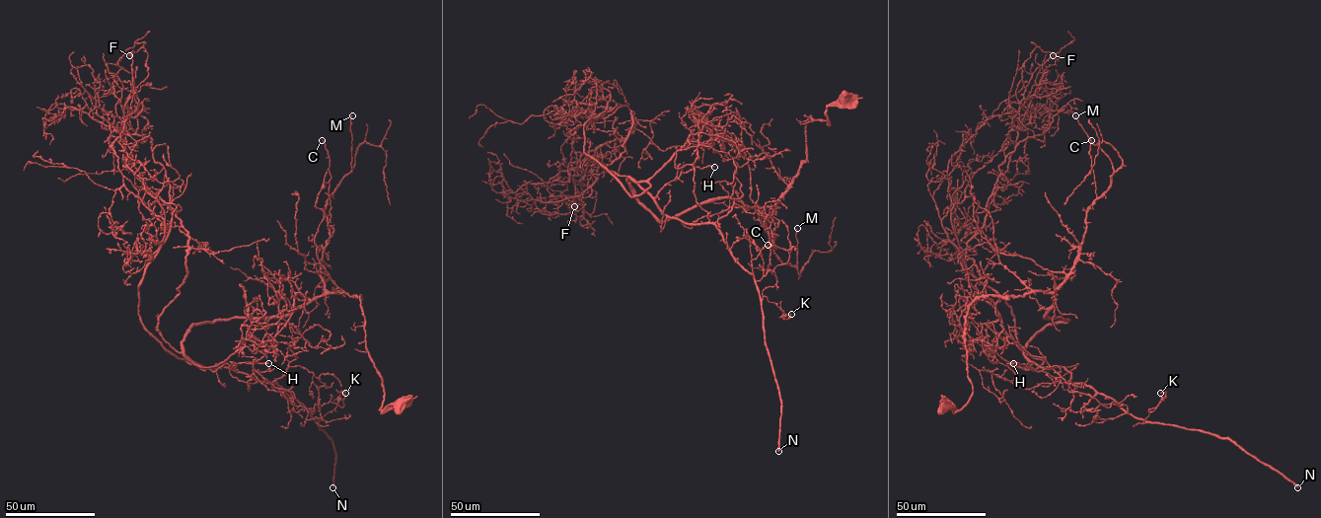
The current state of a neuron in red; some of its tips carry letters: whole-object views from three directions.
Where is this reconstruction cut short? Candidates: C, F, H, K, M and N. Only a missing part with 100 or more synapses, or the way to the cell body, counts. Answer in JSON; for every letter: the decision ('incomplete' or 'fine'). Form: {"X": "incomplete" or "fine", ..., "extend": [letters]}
{"C": "fine", "F": "fine", "H": "incomplete", "K": "fine", "M": "fine", "N": "incomplete", "extend": ["H", "N"]}

